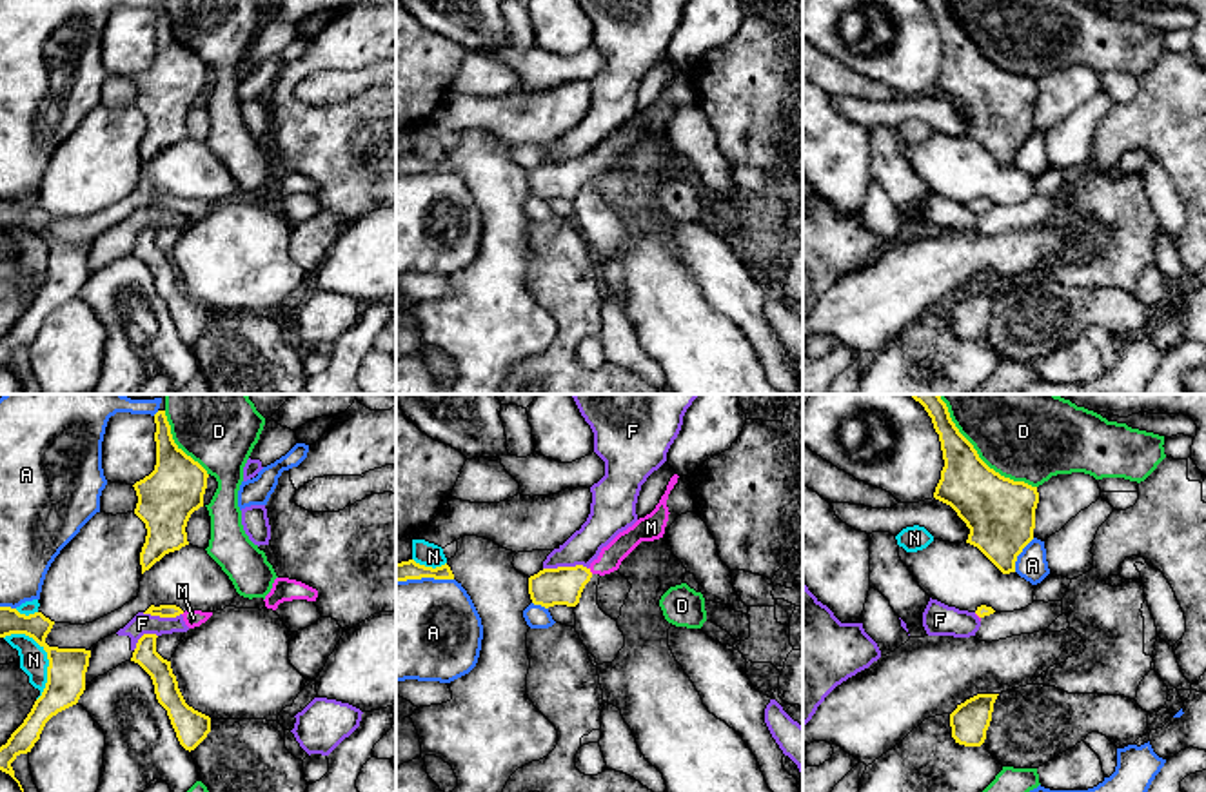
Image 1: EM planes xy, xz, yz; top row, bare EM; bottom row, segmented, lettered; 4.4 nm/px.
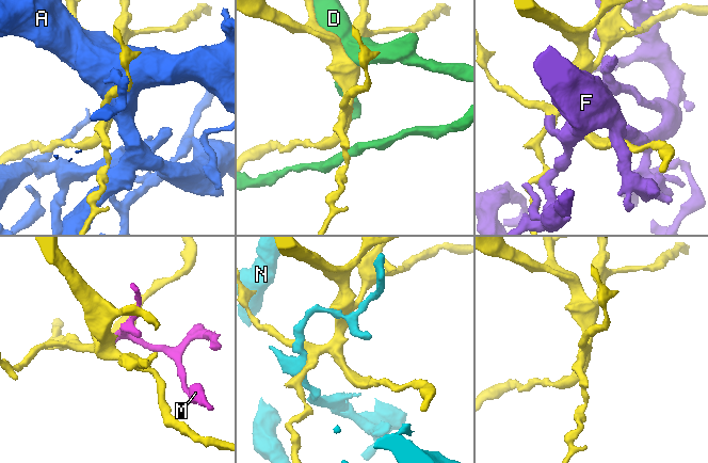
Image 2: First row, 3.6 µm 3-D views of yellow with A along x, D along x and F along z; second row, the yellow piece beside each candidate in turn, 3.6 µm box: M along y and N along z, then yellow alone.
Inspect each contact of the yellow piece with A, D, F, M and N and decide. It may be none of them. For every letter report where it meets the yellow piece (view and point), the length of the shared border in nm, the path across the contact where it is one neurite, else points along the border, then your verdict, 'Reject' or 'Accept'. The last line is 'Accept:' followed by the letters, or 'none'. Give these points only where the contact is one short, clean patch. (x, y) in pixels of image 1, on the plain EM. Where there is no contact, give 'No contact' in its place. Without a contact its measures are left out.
A: Touches yellow at yz (1019, 146). Shared border 180 nm. Reject
D: Touches yellow at yz (981, 53). Shared border 550 nm. Reject
F: Touches yellow at xz (565, 160). Shared border 200 nm. Reject
M: Touches yellow at xz (589, 164). Shared border 40 nm. Path across: xz (563, 178), (589, 164), (611, 149). Accept
N: Touches yellow at xy (48, 249). Shared border 320 nm. Reject
Accept: M

